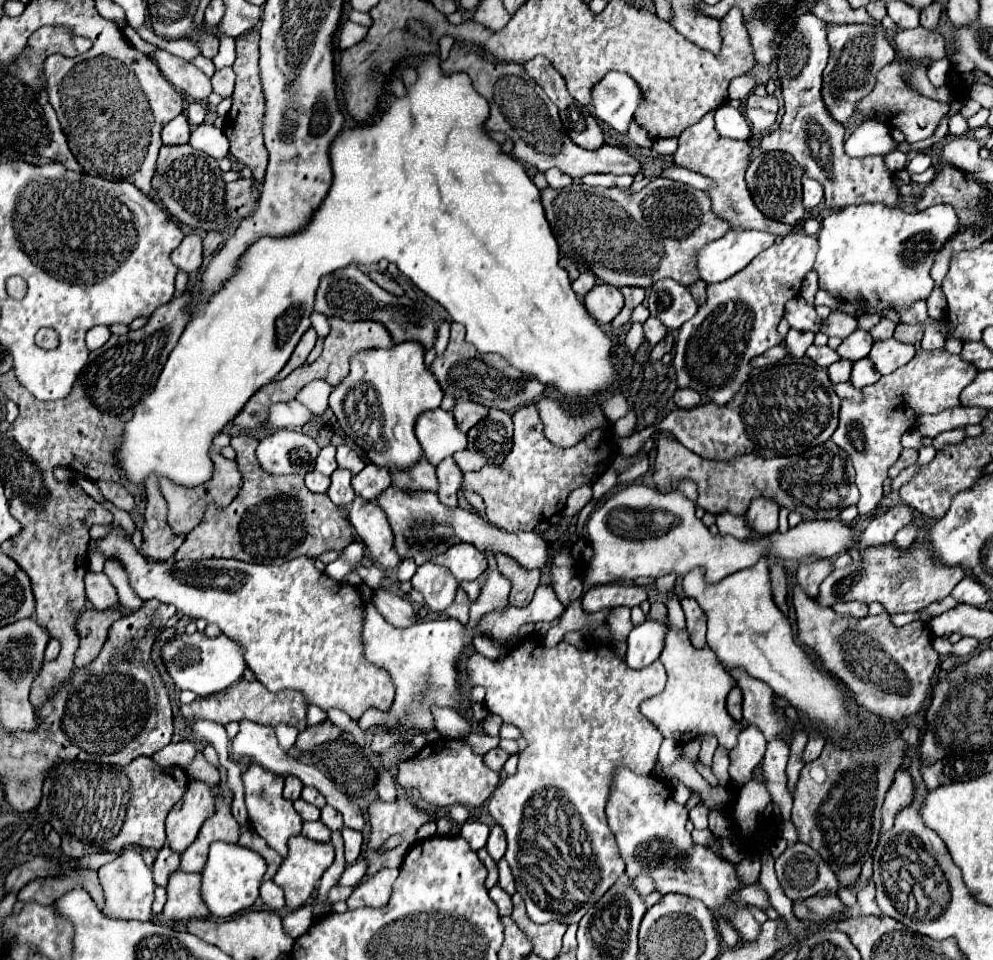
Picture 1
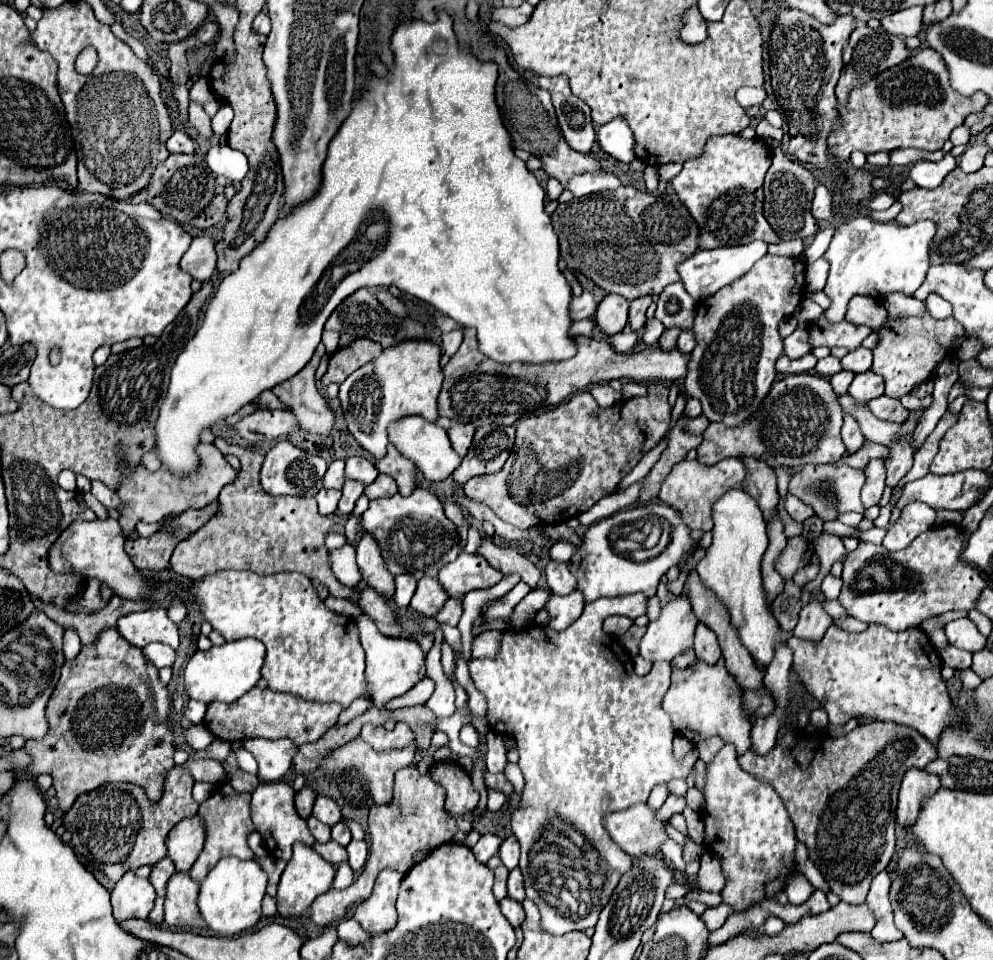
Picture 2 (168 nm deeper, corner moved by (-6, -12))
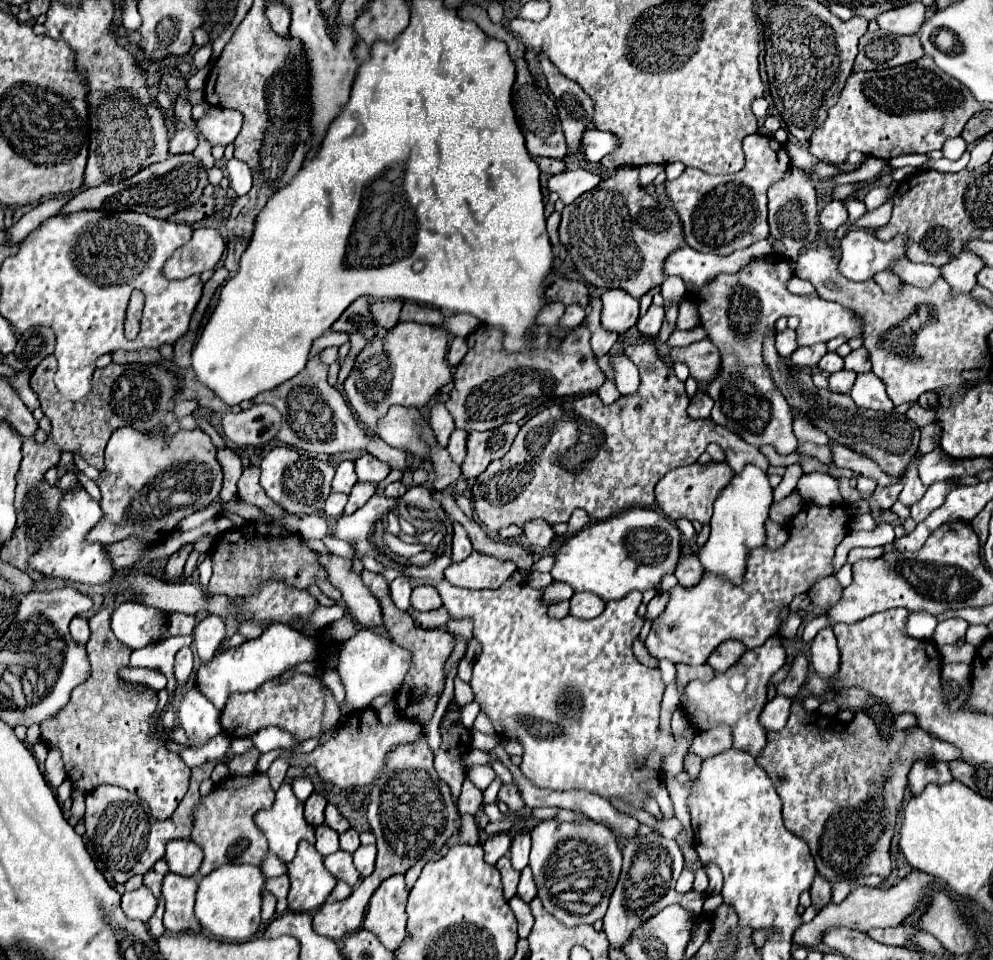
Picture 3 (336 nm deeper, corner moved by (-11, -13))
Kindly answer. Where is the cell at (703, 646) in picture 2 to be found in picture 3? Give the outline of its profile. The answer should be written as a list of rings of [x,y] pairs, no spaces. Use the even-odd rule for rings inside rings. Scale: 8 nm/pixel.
[[[728,640],[726,644],[720,644],[708,658],[708,664],[716,670],[716,672],[726,672],[732,664],[736,664],[742,654],[746,652],[746,646],[736,642],[736,640]]]

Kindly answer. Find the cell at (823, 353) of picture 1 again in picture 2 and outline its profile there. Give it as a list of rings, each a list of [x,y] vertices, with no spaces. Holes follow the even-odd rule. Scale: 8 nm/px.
[[[829,355],[829,357],[825,357],[825,359],[819,359],[817,361],[817,367],[815,367],[815,371],[821,375],[821,377],[825,377],[825,379],[831,379],[835,373],[839,373],[843,367],[841,367],[841,361],[837,359],[837,357],[833,357],[833,355]]]

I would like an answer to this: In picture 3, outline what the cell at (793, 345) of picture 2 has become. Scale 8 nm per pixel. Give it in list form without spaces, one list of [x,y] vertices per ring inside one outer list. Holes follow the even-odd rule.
[[[784,330],[784,332],[776,334],[776,350],[782,358],[788,358],[796,348],[798,348],[798,344],[796,344],[796,332],[794,330]]]

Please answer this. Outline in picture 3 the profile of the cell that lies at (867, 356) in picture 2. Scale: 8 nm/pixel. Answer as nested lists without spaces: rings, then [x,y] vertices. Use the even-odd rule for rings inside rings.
[[[858,348],[858,350],[852,350],[846,358],[844,358],[844,368],[846,370],[852,370],[852,372],[870,372],[870,356],[866,352],[866,348]]]

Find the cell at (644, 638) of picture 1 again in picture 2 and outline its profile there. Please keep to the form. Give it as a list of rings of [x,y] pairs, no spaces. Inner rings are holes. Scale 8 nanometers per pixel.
[[[687,599],[671,601],[661,609],[659,619],[647,625],[647,633],[639,641],[639,655],[651,663],[673,661],[693,645],[697,623]]]

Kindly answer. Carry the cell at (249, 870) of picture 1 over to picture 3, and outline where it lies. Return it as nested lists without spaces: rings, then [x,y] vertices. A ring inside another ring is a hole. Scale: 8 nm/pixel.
[[[226,864],[198,882],[194,914],[208,934],[226,942],[246,942],[256,934],[260,926],[262,892],[264,876],[258,866]]]

